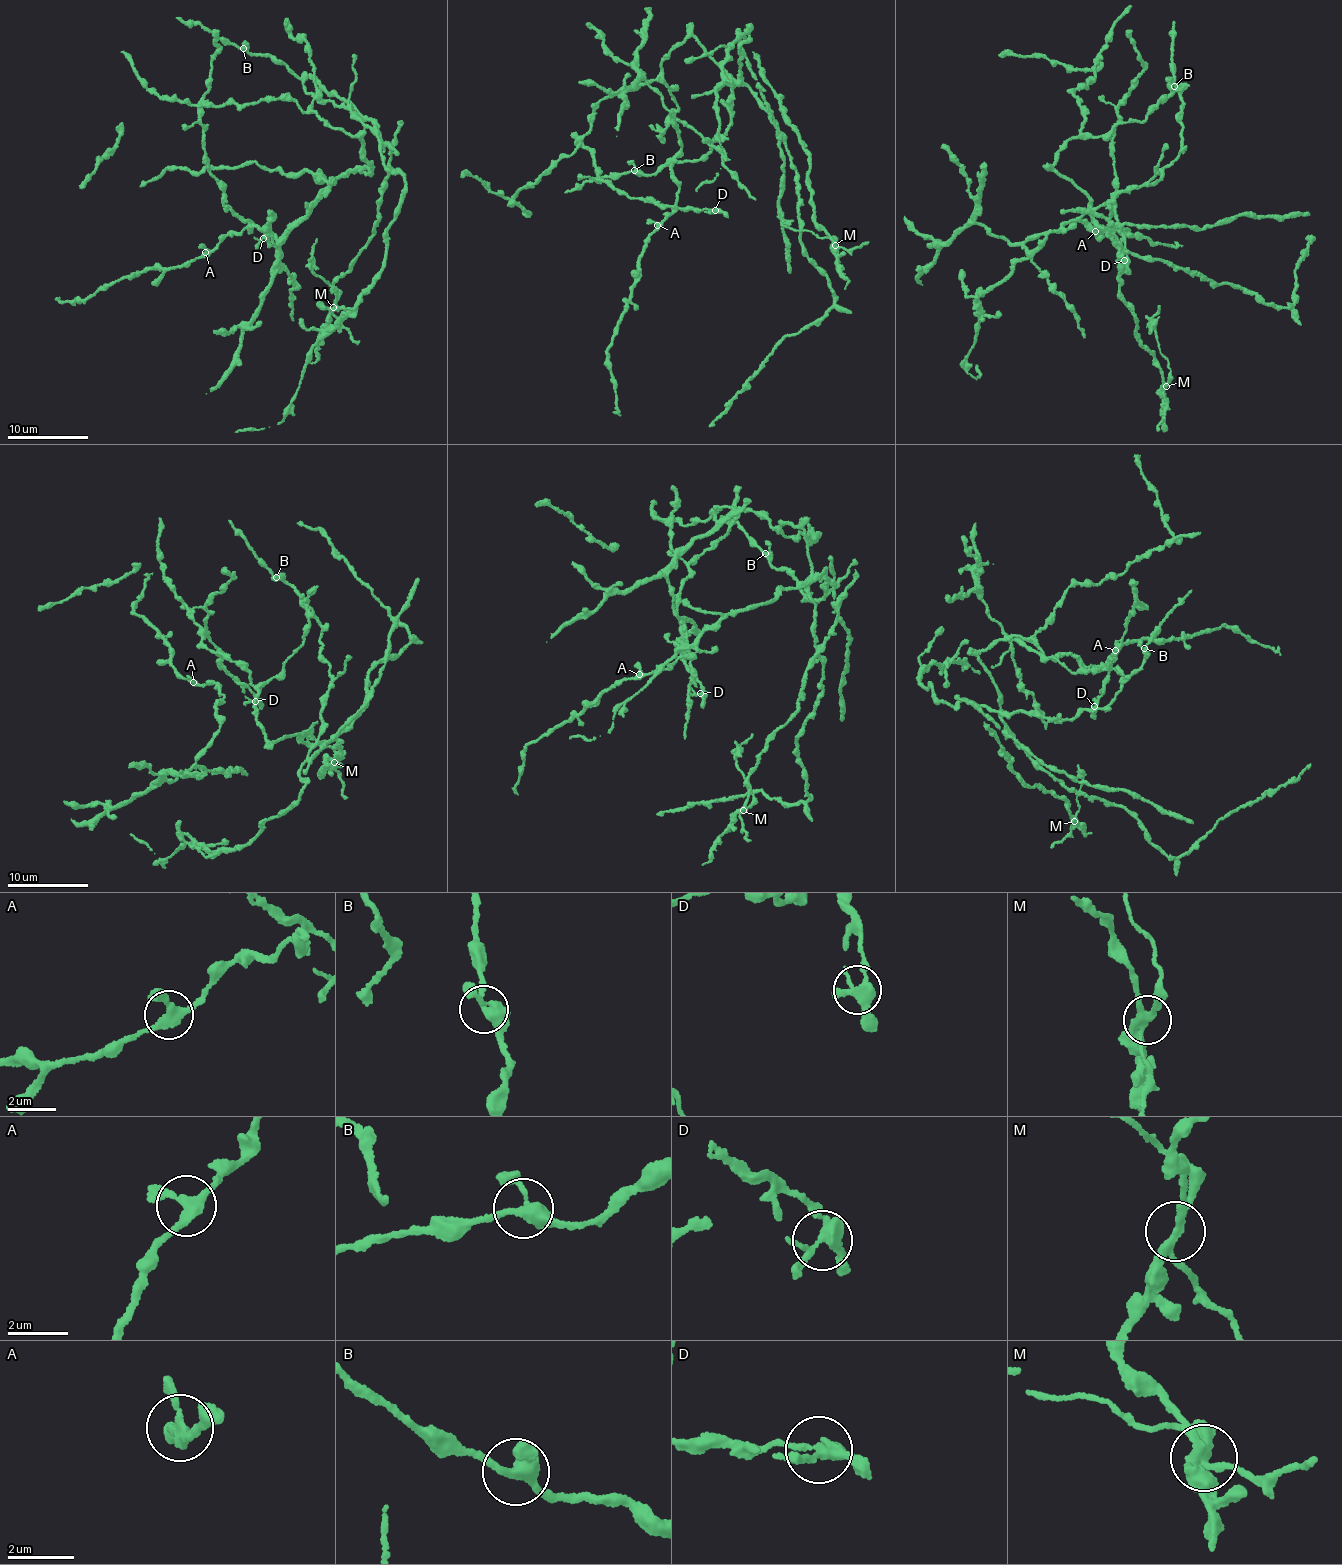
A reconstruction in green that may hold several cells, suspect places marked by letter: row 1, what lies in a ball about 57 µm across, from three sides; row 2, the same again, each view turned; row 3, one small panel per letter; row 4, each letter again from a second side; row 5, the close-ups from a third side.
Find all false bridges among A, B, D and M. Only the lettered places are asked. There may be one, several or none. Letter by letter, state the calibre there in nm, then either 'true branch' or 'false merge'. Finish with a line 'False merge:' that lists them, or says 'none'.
A: 280 nm | true branch
B: 340 nm | true branch
D: 320 nm | true branch
M: 260 nm | false merge
False merge: M

